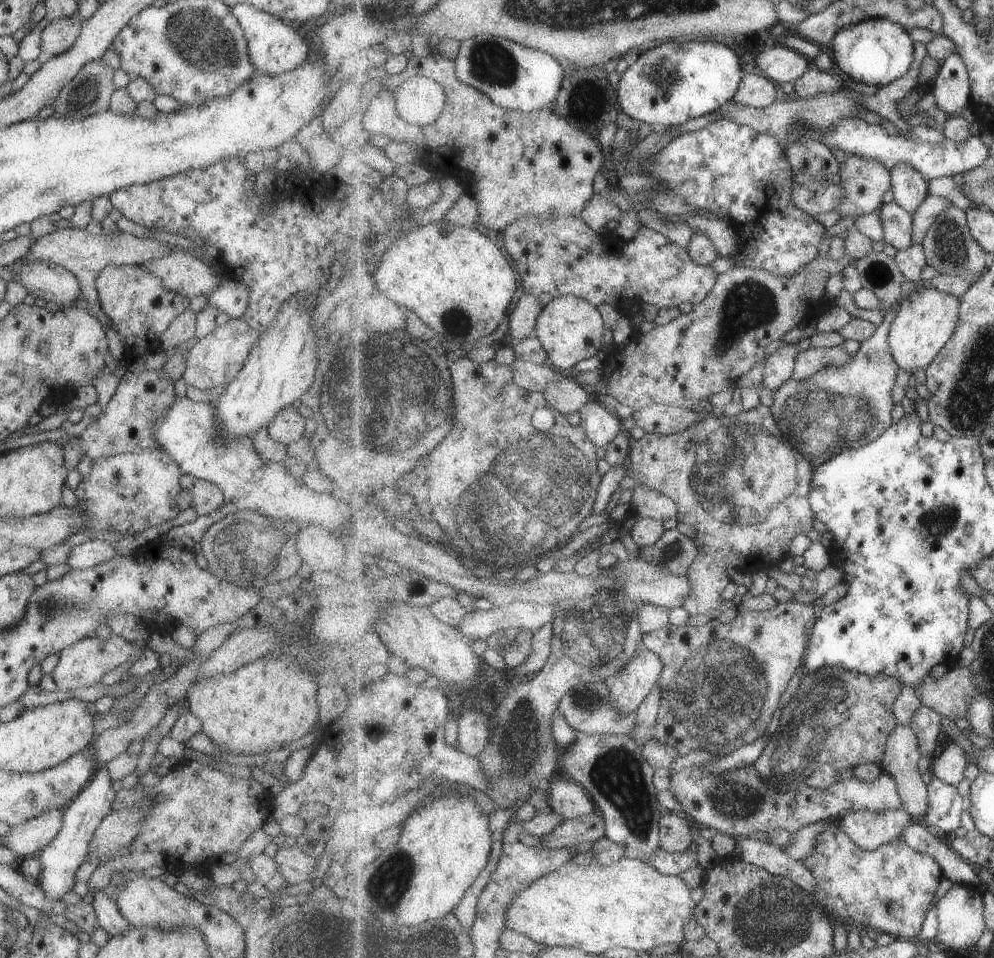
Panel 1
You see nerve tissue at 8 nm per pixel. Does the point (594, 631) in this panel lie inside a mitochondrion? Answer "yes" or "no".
yes

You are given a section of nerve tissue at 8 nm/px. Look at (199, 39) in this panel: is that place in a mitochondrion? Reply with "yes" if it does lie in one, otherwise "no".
yes

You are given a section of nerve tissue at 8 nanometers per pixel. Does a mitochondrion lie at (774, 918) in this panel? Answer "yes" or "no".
yes

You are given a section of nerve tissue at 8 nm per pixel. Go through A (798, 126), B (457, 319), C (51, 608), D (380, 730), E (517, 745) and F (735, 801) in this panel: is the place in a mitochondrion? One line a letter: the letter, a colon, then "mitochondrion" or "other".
A: mitochondrion
B: mitochondrion
C: mitochondrion
D: mitochondrion
E: mitochondrion
F: mitochondrion

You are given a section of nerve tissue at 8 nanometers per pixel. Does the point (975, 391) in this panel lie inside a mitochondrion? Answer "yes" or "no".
yes

